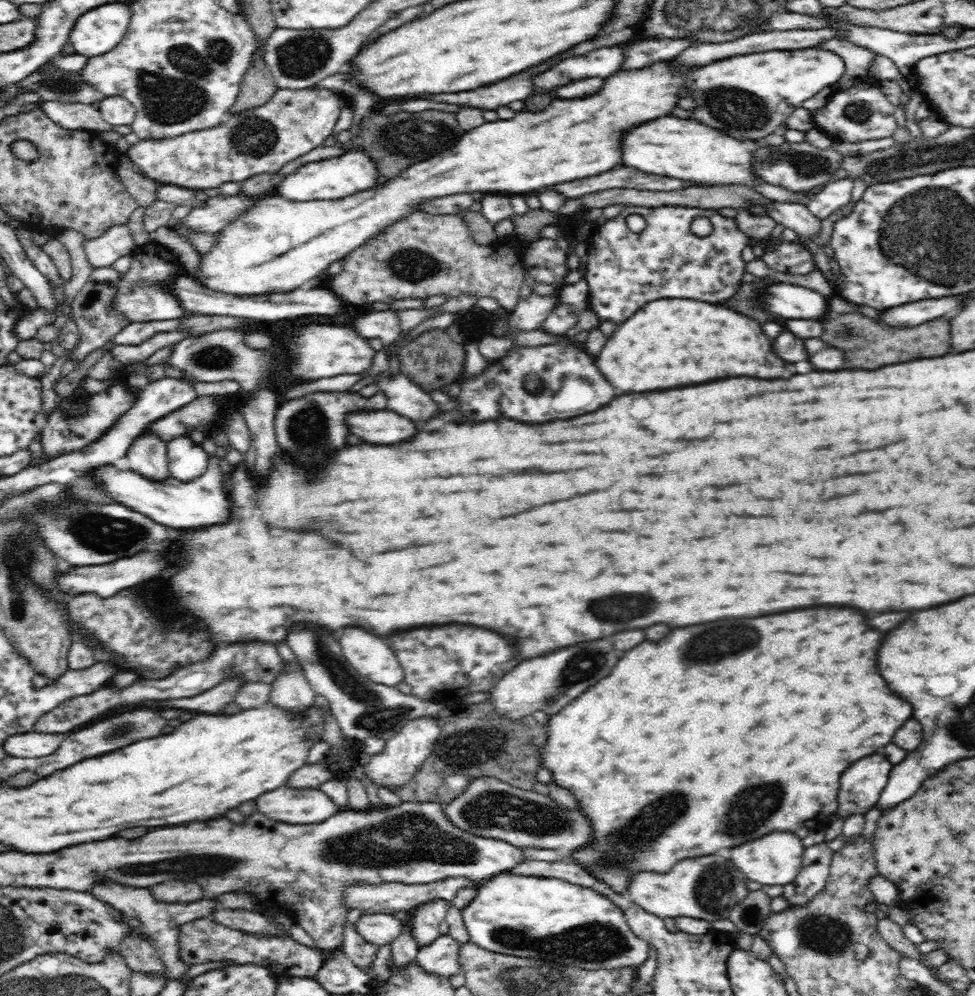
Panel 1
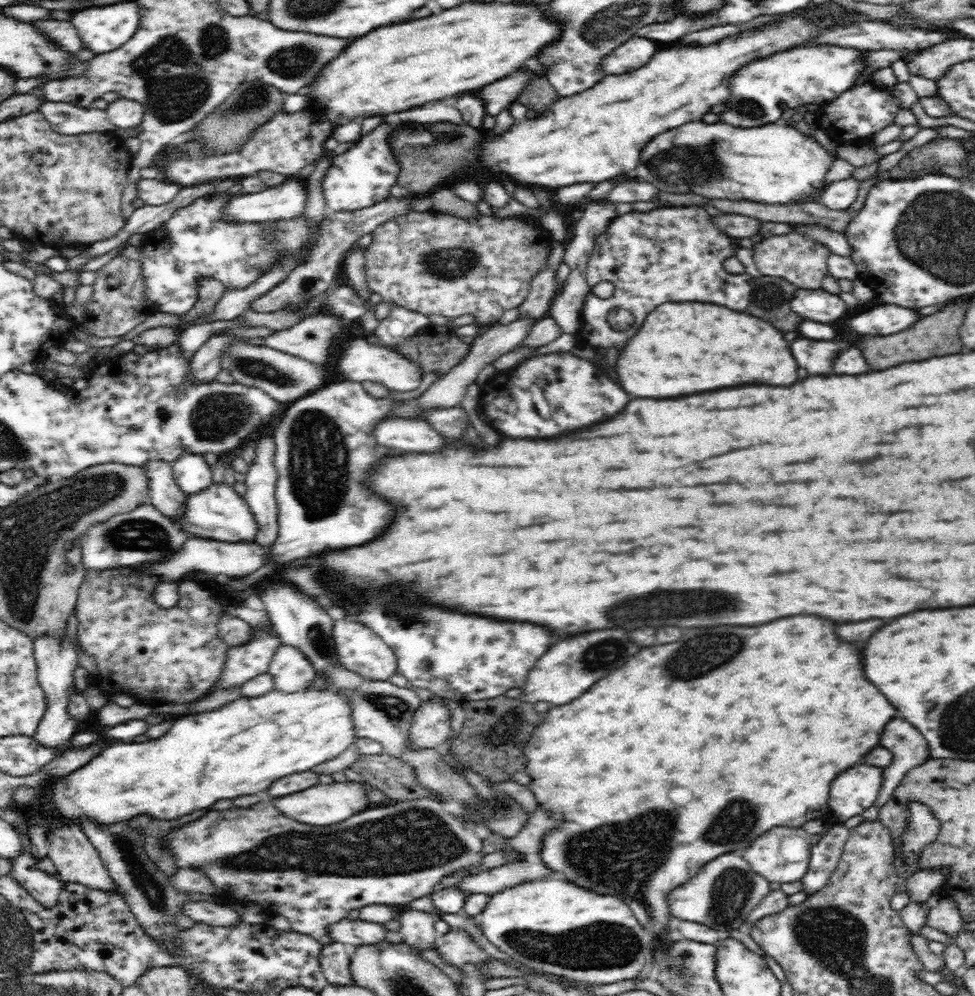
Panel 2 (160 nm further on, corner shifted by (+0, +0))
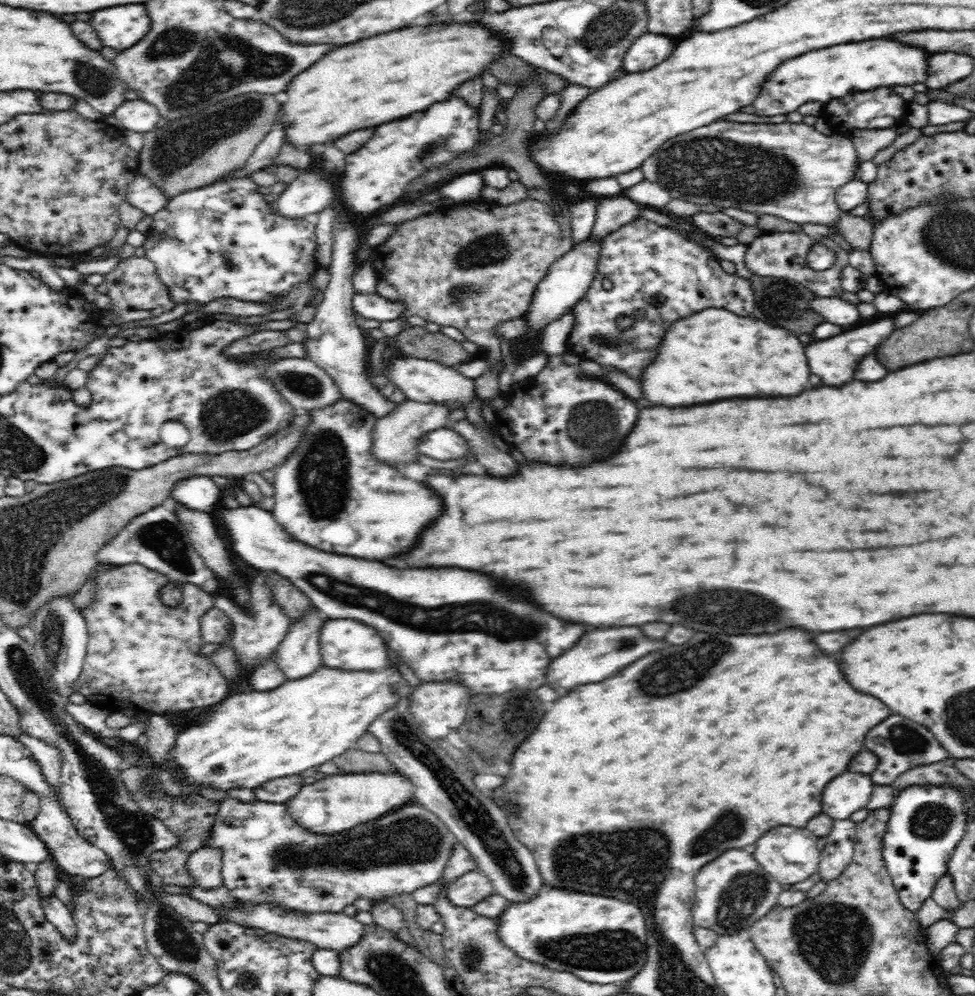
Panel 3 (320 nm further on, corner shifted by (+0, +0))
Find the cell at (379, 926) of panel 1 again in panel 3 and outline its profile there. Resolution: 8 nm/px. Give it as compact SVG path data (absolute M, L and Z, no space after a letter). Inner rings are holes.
M234 899L232 904L212 906L218 915L218 922L226 921L246 928L262 929L272 935L286 937L289 940L310 942L314 947L324 950L342 951L355 946L362 938L364 925L354 917L344 913L298 912L275 902L250 902Z

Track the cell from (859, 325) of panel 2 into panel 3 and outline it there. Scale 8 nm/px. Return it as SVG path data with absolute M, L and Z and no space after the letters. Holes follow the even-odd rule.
M884 315L882 318L876 318L868 324L864 324L864 326L848 330L840 336L808 344L806 356L808 356L808 364L810 364L812 374L820 376L824 380L824 384L828 384L828 386L842 386L842 384L848 384L850 380L854 380L854 370L856 370L858 362L864 356L872 354L878 348L878 344L890 336L890 332L894 330L895 317L896 315Z

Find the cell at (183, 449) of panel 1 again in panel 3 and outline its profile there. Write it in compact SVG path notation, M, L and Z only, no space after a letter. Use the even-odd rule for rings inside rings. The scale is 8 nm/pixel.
M193 476L176 483L169 495L169 502L210 515L218 508L221 491L209 476Z

